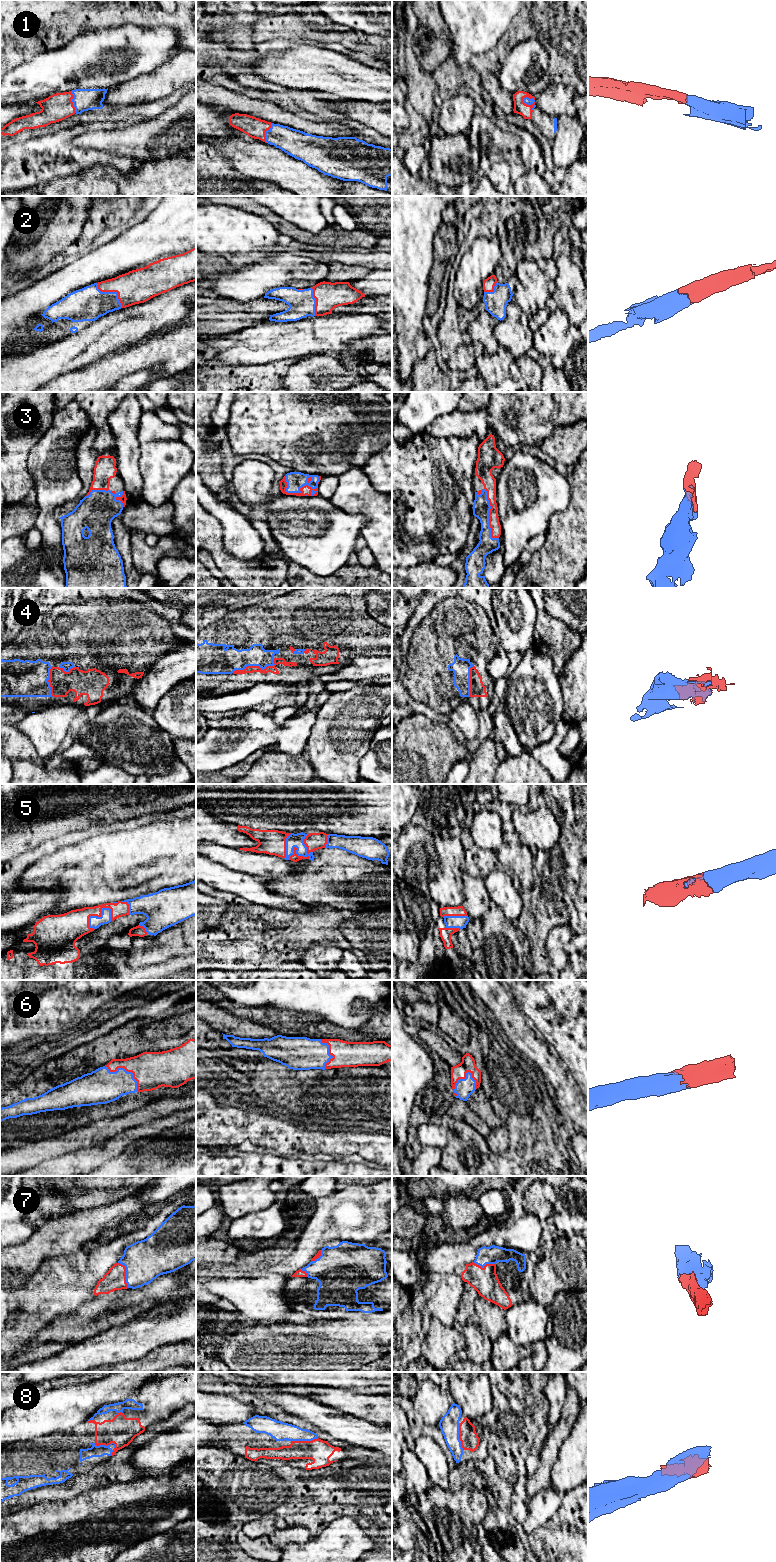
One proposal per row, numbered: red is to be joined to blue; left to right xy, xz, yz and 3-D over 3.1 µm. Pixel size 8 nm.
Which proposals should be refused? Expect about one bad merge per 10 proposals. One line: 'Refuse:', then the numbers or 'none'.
Refuse: none

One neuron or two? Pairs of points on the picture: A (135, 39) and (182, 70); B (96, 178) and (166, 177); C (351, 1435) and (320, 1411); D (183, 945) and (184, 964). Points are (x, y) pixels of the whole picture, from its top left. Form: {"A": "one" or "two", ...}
{"A": "two", "B": "one", "C": "one", "D": "two"}

